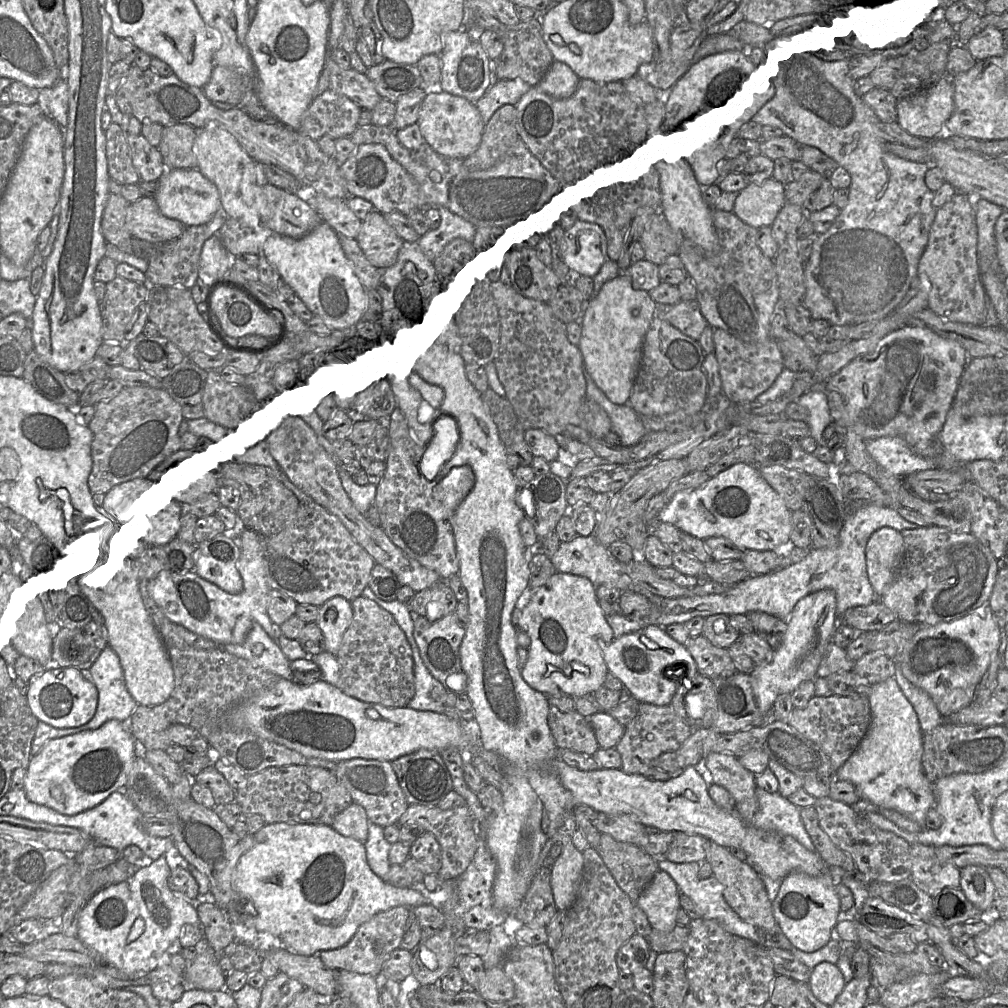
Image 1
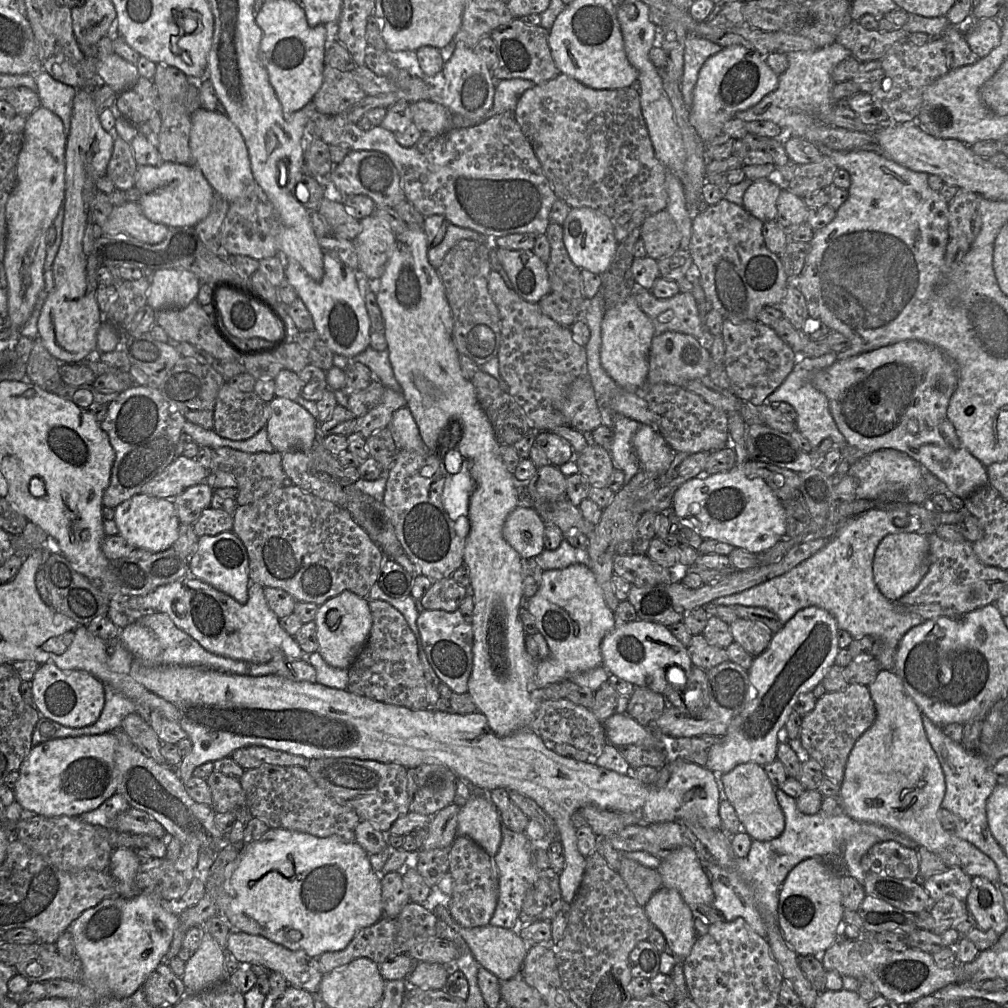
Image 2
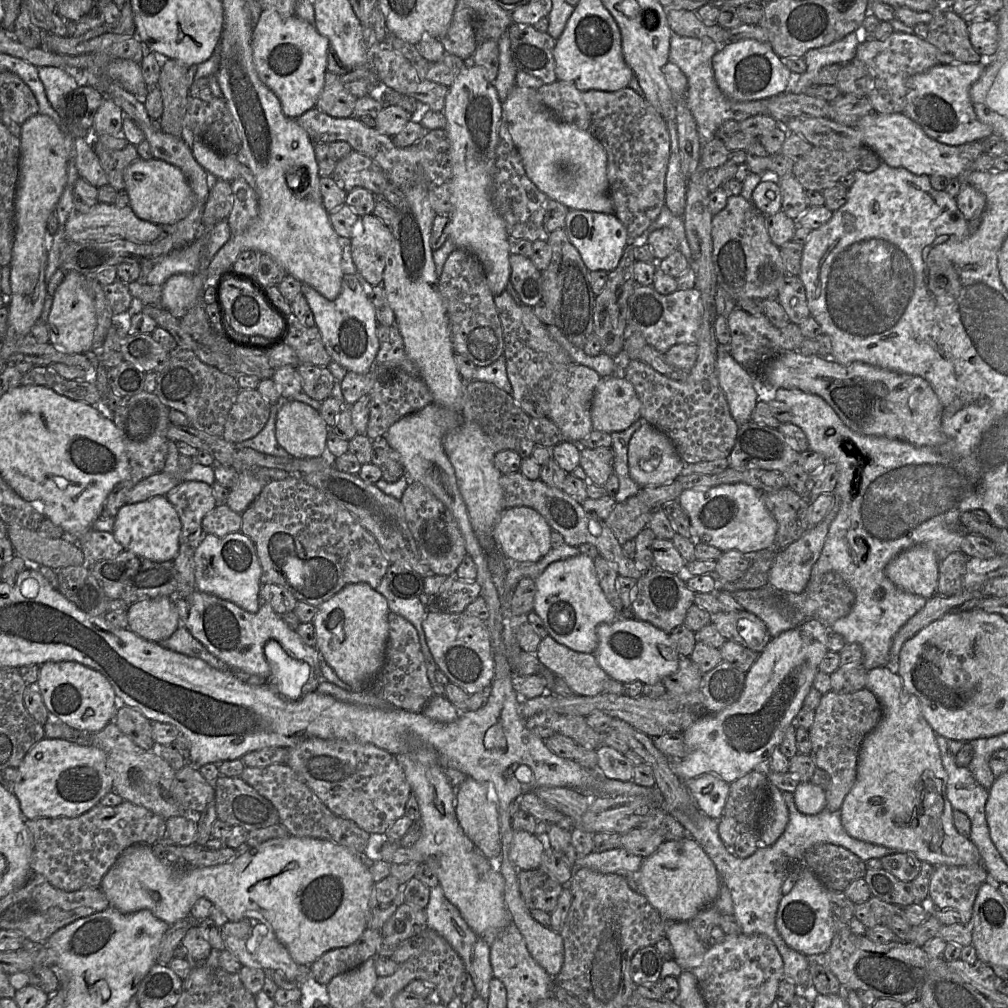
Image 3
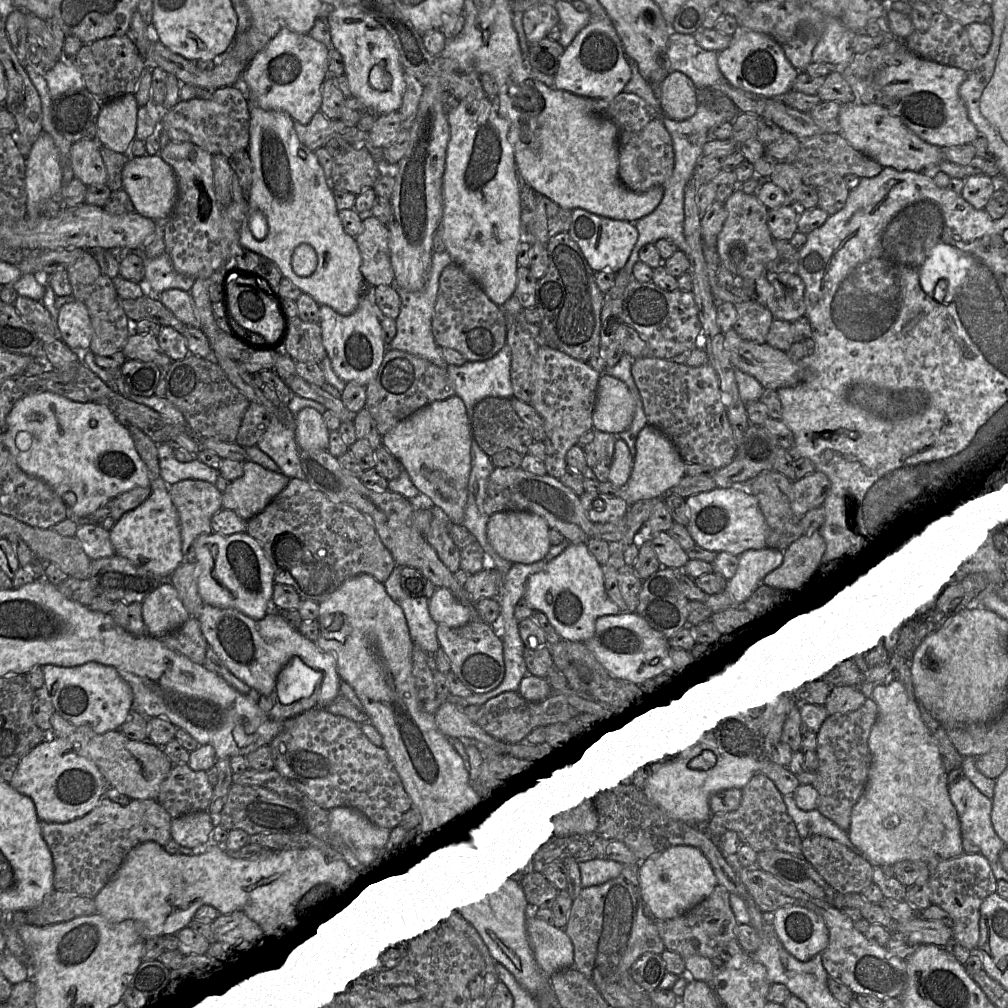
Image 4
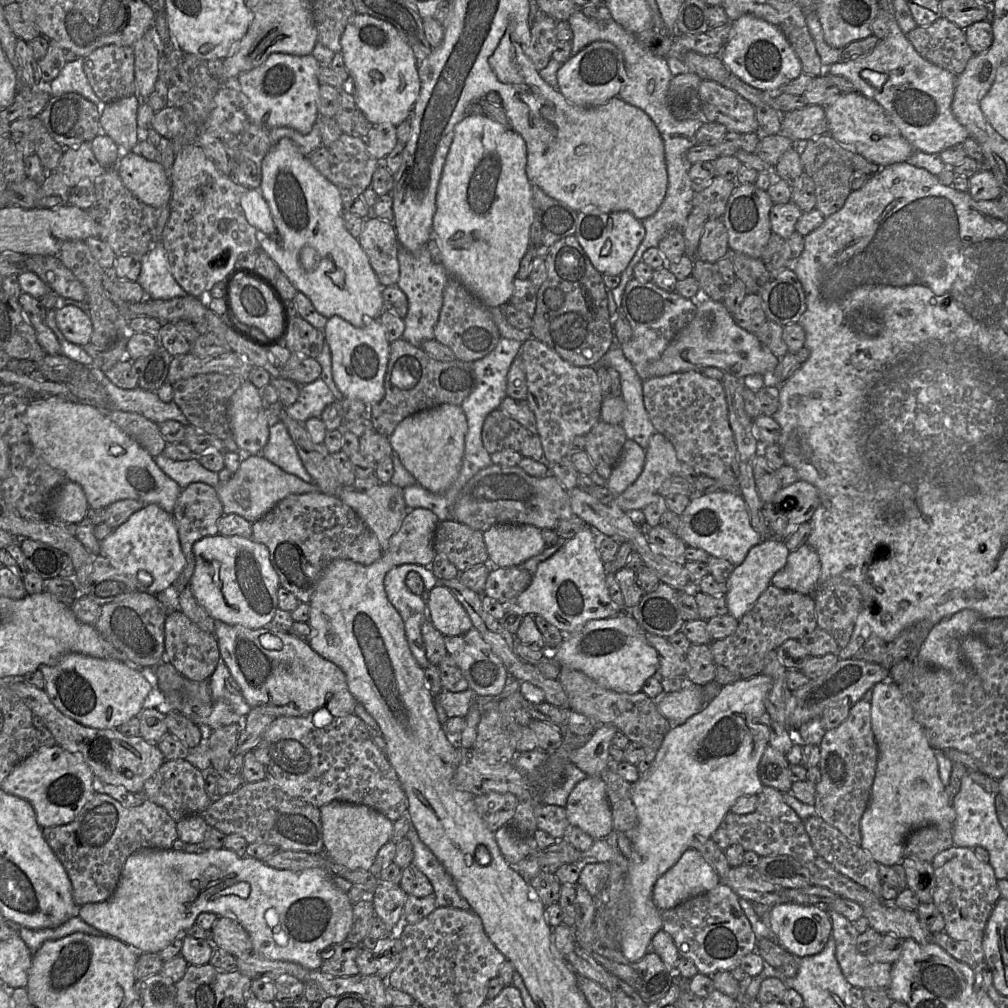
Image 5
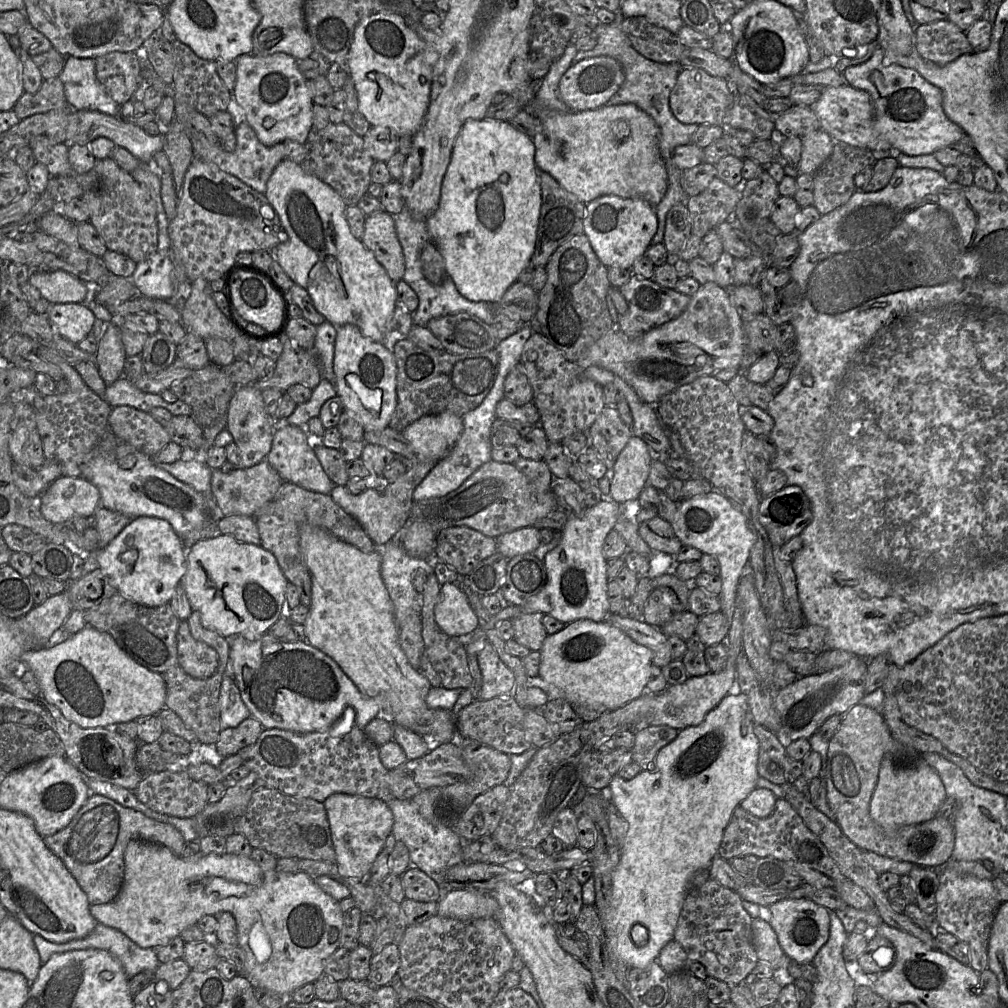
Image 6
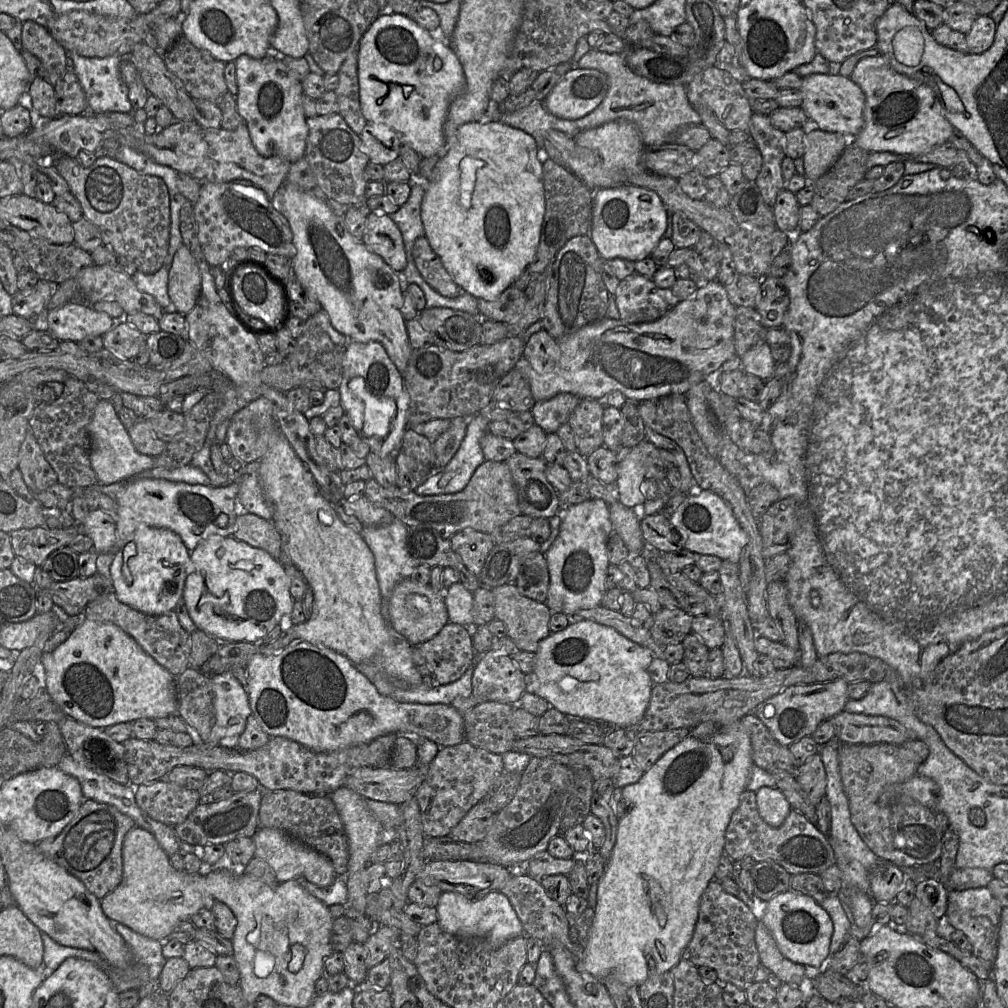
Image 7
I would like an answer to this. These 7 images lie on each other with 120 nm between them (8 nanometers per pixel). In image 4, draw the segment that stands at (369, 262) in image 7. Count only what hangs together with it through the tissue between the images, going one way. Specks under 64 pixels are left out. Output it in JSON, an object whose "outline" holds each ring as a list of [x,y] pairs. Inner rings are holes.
{"outline":[[[249,101],[250,128],[248,153],[253,166],[253,179],[248,191],[248,216],[244,219],[240,230],[240,245],[261,256],[272,260],[283,277],[288,278],[304,293],[309,294],[319,305],[327,305],[341,315],[353,313],[365,293],[366,282],[360,271],[361,254],[355,237],[348,235],[338,216],[338,209],[333,195],[333,187],[325,177],[323,168],[315,153],[300,141],[293,127],[293,119],[284,111],[264,110]],[[260,211],[264,214],[268,233],[264,239],[257,239],[249,225],[250,214]],[[302,244],[311,245],[317,254],[317,267],[307,277],[297,275],[292,268],[294,249]]]}

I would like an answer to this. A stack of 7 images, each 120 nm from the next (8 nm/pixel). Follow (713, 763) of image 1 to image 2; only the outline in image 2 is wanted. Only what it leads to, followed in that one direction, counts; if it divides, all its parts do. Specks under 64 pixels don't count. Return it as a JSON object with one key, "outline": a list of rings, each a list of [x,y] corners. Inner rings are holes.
{"outline":[[[745,763],[720,775],[725,799],[735,809],[741,827],[752,839],[769,841],[782,834],[785,828],[785,816],[777,801],[776,788],[771,783],[763,766],[756,763]]]}

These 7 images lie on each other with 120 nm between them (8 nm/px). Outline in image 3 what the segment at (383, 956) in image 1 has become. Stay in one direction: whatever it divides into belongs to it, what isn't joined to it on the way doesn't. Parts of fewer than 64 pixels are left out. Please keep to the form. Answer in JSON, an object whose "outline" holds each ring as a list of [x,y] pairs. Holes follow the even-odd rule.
{"outline":[[[366,929],[362,935],[348,947],[329,950],[310,966],[310,977],[322,985],[332,978],[348,972],[369,958],[379,954],[380,931]]]}

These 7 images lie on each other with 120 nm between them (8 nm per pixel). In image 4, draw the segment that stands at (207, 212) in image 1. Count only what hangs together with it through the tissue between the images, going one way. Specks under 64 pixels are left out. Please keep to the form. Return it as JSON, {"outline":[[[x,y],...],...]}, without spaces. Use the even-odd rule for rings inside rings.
{"outline":[[[160,155],[130,157],[123,167],[122,180],[137,213],[156,222],[164,222],[170,216],[177,199],[177,182],[173,169]]]}

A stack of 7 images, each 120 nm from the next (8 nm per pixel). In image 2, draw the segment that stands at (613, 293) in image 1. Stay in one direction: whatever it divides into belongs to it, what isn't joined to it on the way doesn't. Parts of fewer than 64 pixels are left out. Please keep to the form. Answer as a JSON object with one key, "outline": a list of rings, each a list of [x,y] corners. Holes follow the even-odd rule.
{"outline":[[[633,296],[605,311],[601,323],[601,365],[621,389],[638,392],[646,382],[649,351],[654,336],[651,320],[639,308]]]}

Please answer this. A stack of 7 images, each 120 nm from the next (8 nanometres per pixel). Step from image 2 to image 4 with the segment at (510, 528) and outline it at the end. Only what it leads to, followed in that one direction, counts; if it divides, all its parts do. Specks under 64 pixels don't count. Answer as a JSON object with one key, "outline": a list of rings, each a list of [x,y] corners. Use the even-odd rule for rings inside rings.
{"outline":[[[504,511],[491,515],[487,522],[487,537],[493,549],[512,563],[531,564],[543,559],[551,547],[547,522],[526,511]]]}

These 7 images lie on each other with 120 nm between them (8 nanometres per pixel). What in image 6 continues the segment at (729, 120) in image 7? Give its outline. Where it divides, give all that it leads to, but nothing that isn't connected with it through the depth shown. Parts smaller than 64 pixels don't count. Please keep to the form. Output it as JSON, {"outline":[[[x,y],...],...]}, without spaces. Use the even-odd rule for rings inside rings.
{"outline":[[[682,67],[669,96],[669,107],[682,123],[723,126],[724,116],[734,97],[735,90],[728,79],[712,76],[703,69]]]}

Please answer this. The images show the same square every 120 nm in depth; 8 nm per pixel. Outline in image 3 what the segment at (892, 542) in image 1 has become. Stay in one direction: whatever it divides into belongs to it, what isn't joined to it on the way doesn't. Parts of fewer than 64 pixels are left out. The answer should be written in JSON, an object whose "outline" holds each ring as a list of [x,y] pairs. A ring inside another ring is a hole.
{"outline":[[[915,545],[891,559],[885,574],[897,588],[929,599],[936,593],[938,563],[931,548]]]}

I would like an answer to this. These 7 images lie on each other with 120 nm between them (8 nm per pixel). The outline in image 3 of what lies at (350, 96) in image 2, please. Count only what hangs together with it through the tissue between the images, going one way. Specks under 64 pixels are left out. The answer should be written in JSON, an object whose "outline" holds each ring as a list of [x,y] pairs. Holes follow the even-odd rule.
{"outline":[[[327,70],[315,108],[335,118],[346,118],[352,116],[356,100],[343,86],[339,75]]]}

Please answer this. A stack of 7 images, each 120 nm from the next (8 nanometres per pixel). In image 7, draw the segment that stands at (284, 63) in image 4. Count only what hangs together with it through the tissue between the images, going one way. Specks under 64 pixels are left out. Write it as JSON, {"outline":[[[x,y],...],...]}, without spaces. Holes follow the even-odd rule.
{"outline":[[[275,50],[264,59],[241,55],[235,61],[237,109],[246,123],[252,143],[264,157],[278,156],[290,163],[305,155],[308,125],[303,108],[301,81],[289,77]]]}

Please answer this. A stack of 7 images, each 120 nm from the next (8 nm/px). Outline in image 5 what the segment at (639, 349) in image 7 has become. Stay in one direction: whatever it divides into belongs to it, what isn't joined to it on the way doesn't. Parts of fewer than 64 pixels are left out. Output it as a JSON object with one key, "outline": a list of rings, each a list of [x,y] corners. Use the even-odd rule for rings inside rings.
{"outline":[[[700,289],[692,299],[697,301],[694,318],[676,335],[658,360],[649,363],[639,372],[643,380],[676,372],[703,372],[706,367],[717,367],[739,378],[752,374],[773,375],[780,358],[763,345],[755,333],[739,327],[723,301],[715,301],[704,296]]]}

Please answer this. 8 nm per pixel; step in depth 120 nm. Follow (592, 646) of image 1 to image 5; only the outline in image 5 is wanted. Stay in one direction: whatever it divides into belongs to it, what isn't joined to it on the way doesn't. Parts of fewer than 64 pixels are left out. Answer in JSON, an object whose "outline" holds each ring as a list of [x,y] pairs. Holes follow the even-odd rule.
{"outline":[[[588,525],[566,540],[559,551],[539,564],[530,585],[512,603],[506,604],[506,612],[542,615],[565,635],[579,631],[589,620],[616,615],[606,583],[607,565],[597,551],[597,534]]]}

